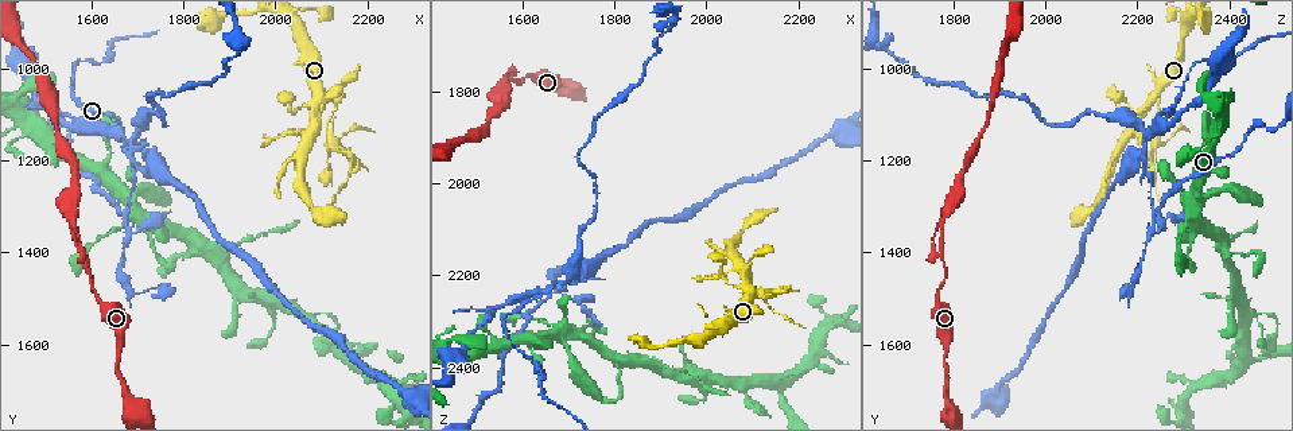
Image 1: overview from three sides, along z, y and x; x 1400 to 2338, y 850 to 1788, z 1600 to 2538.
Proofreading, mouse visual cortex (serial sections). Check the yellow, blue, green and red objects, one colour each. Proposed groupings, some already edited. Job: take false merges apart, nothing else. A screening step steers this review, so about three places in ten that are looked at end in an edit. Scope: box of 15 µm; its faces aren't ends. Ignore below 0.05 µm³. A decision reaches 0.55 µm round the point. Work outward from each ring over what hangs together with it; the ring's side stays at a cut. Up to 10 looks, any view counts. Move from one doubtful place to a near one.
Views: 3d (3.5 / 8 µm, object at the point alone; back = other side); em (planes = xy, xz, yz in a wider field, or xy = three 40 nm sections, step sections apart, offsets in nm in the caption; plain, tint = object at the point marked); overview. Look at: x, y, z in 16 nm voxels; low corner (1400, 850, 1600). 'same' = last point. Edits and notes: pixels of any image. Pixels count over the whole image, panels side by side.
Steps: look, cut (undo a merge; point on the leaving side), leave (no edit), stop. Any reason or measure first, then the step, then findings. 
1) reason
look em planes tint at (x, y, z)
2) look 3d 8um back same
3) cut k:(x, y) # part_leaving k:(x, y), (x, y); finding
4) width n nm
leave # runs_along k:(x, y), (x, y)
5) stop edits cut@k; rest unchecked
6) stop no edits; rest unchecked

a narrow waist
look 3d 3.5um at (1680, 1155, 2220)

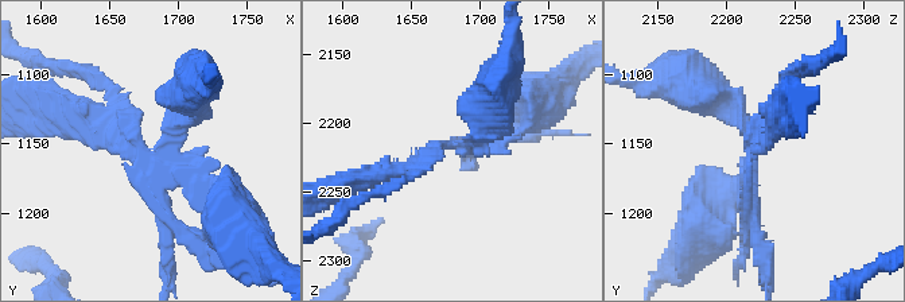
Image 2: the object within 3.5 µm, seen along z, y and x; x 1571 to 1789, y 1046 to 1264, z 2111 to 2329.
now the EM
look em planes tint at (1678, 1156, 2218)

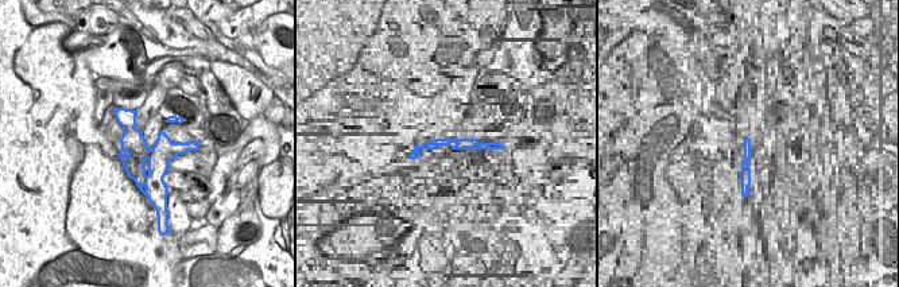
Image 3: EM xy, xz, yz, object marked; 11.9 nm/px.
cut 2:(489, 146) # border 3:(134, 127), (128, 127), (124, 131); a second cell is stuck on

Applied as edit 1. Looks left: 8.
sudden change in width
look 3d 3.5um at (1730, 1390, 2315)

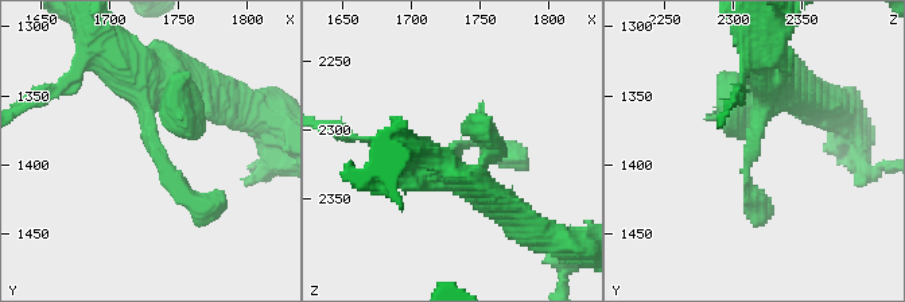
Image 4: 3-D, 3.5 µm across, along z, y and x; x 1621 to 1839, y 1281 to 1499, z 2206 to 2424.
leave # runs_along 4:(128, 70), (156, 157), (214, 206); all the same cell

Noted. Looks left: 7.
look 3d 8um at (2100, 1055, 2240)

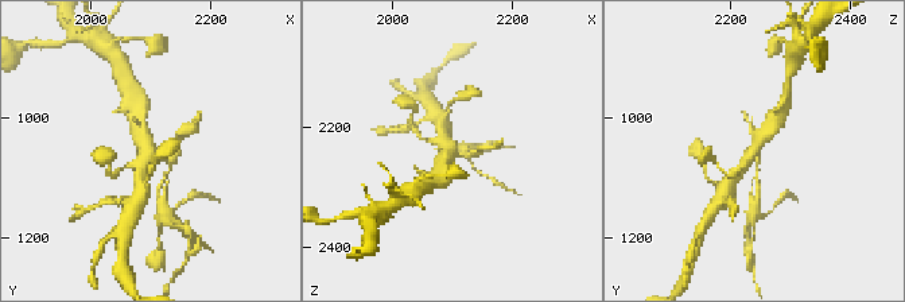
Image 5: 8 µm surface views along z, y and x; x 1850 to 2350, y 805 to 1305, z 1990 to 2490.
look em xy step 2 tint at (2105, 1055, 2240)

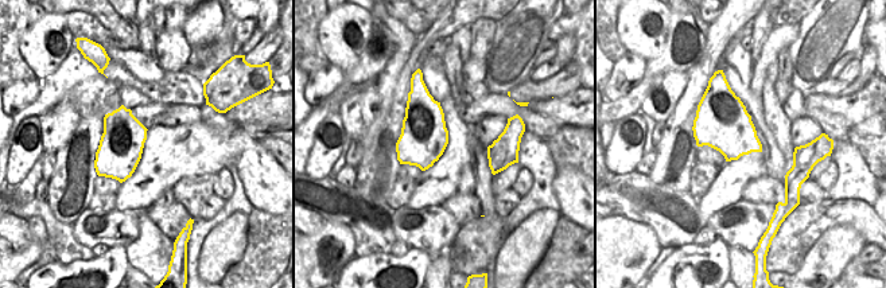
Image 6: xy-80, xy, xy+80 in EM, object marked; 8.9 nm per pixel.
width 420 nm
cut 5:(181, 134) # part_leaving 5:(169, 162), (159, 188), (167, 216); a second cell is stuck on

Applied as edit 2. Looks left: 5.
look overview

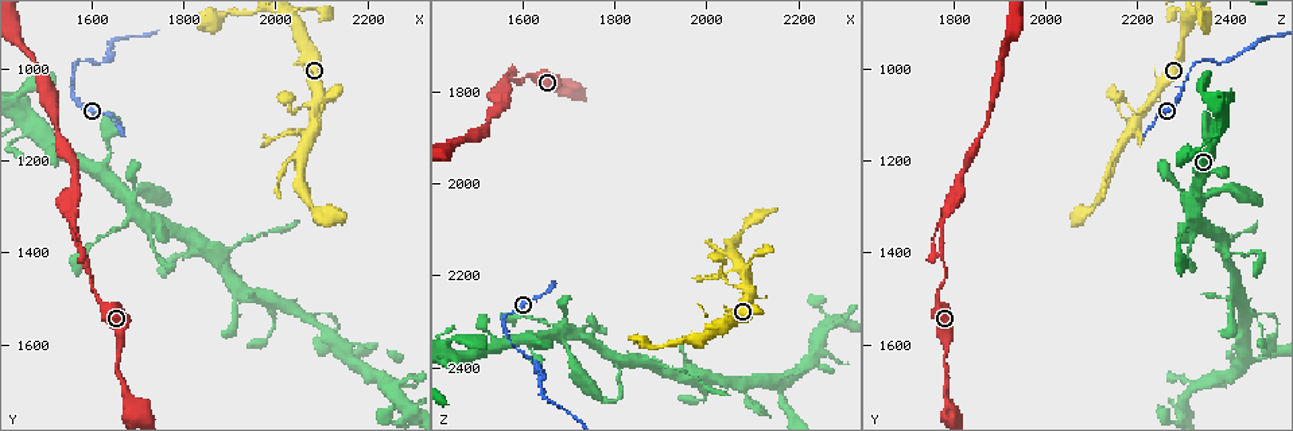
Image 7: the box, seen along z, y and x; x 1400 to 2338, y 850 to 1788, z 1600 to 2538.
calibre changes
look 3d 3.5um at (2055, 1195, 2145)

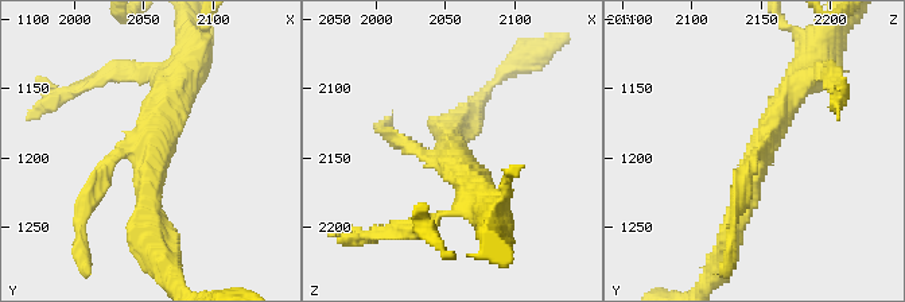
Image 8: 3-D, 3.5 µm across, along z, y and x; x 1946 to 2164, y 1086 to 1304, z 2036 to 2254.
look em xy step 2 tint at (2054, 1194, 2152)

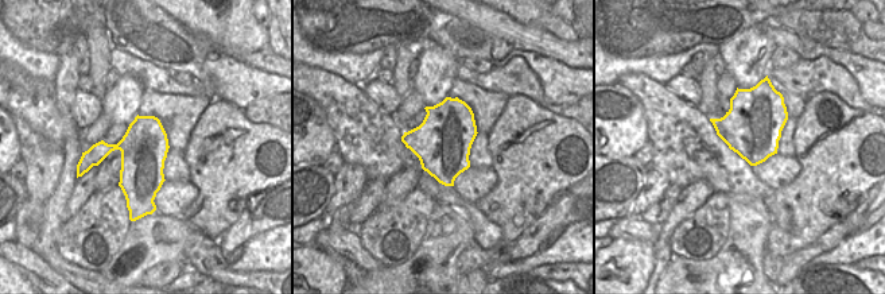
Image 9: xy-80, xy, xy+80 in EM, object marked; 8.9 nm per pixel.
cut it another way
look em xy step 5 tint same

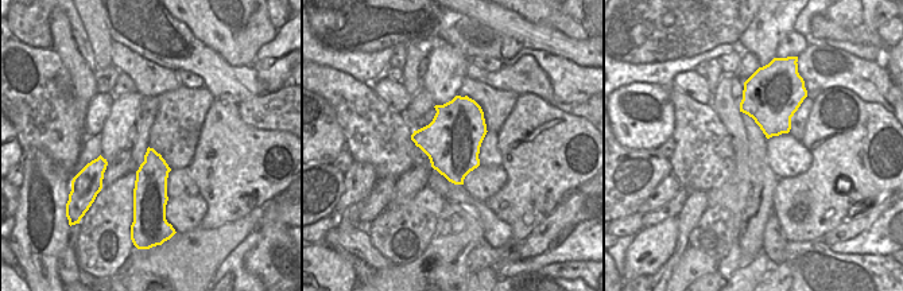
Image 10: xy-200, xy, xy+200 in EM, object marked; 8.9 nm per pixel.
leave # continuous, no second cell

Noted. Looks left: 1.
stop edits cut@2, cut@5; rest unchecked

